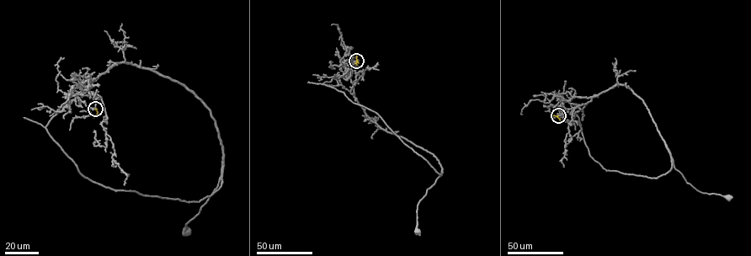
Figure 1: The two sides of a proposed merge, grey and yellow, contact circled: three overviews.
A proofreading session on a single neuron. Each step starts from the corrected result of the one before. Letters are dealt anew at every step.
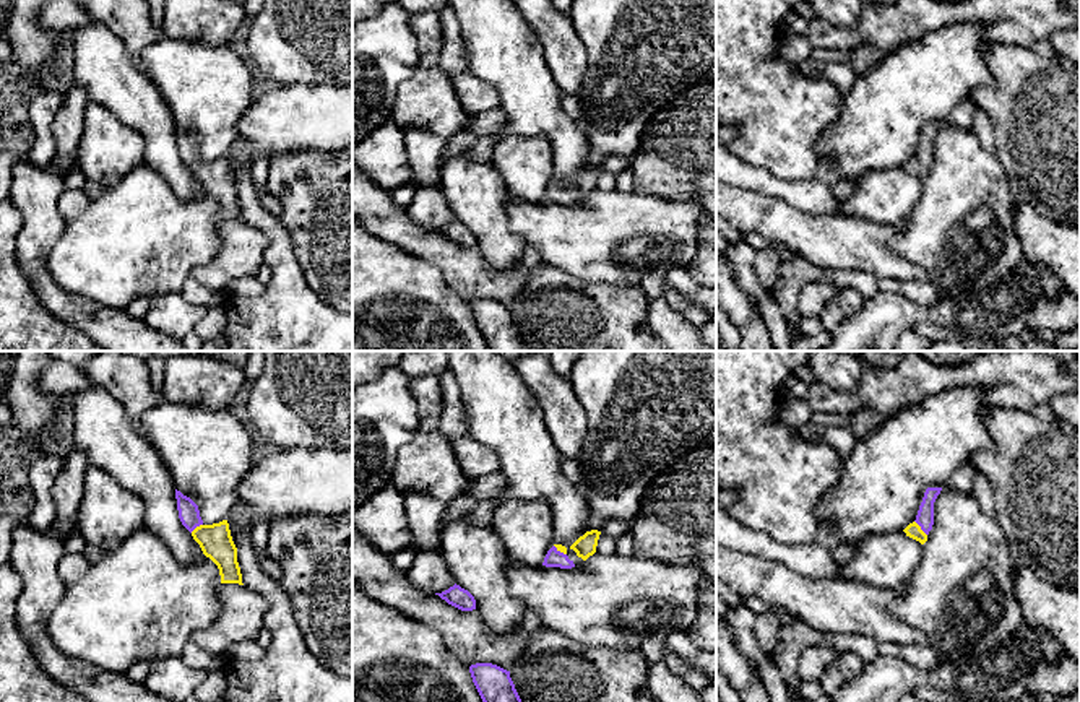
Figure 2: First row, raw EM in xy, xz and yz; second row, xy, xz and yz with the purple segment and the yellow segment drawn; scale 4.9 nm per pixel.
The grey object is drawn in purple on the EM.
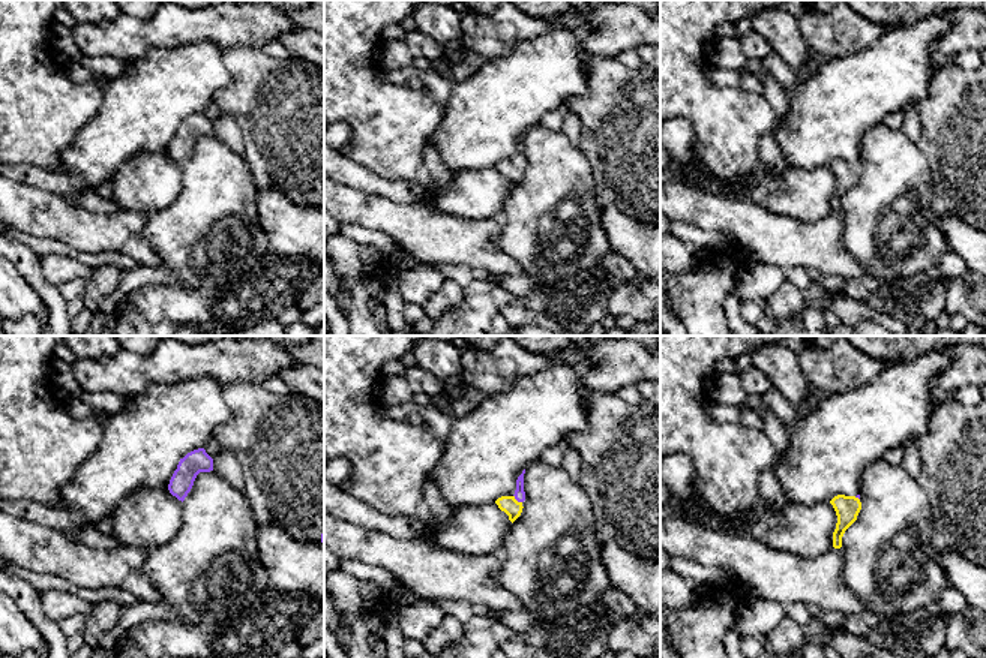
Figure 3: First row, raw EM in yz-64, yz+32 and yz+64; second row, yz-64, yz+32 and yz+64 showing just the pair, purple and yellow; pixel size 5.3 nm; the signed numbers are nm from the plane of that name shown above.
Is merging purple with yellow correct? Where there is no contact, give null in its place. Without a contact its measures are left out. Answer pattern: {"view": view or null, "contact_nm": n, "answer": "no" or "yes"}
{"view": "yz", "contact_nm": 100, "answer": "yes"}

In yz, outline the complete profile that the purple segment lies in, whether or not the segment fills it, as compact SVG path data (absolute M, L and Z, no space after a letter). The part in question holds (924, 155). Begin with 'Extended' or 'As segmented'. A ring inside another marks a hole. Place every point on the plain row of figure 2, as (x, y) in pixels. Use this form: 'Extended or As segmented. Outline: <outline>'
Extended. Outline: M927 124L919 141L916 156L909 159L903 167L906 172L924 180L927 177L927 171L934 161L934 138L940 130L942 124Z

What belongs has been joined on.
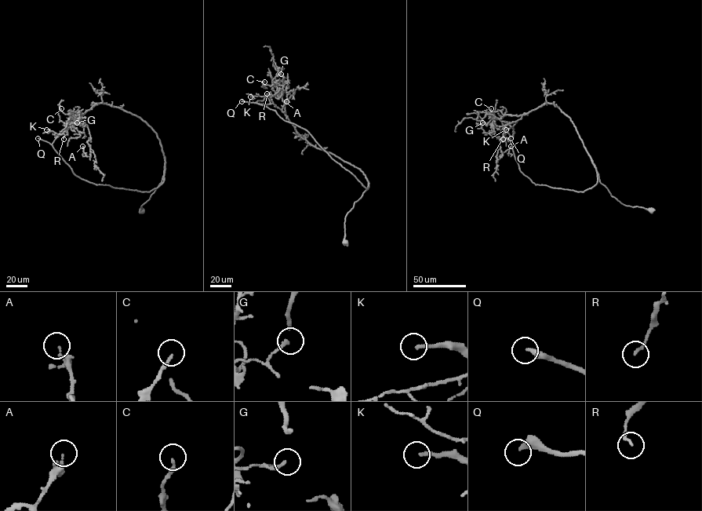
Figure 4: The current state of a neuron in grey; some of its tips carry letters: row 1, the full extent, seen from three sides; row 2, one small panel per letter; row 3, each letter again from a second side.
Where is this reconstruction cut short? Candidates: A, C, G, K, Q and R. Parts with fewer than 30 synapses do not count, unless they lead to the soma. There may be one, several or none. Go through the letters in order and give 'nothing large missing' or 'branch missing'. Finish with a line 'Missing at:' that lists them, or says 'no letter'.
A: nothing large missing
C: nothing large missing
G: nothing large missing
K: branch missing
Q: branch missing
R: nothing large missing
Missing at: K, Q

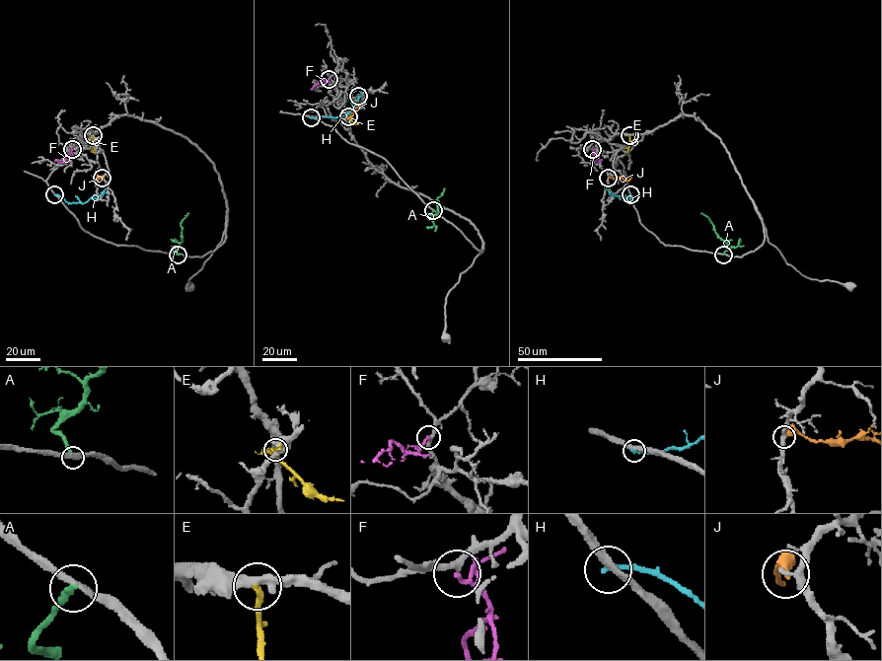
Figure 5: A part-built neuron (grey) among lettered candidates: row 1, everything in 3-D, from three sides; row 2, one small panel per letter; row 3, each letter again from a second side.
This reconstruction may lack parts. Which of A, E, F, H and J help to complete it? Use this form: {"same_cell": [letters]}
{"same_cell": ["F"]}

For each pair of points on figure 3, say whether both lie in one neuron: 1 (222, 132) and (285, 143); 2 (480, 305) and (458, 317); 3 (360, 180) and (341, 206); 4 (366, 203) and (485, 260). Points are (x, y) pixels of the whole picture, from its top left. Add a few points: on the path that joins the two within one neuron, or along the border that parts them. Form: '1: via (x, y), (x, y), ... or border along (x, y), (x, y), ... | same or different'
1: border along (222, 111), (239, 125), (245, 156) | different
2: via (474, 311), (464, 317) | same
3: border along (339, 182), (377, 192), (387, 198) | different
4: via (396, 221), (431, 237), (455, 240) | same

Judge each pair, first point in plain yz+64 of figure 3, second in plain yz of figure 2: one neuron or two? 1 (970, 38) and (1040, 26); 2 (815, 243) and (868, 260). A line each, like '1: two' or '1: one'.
1: one
2: one

